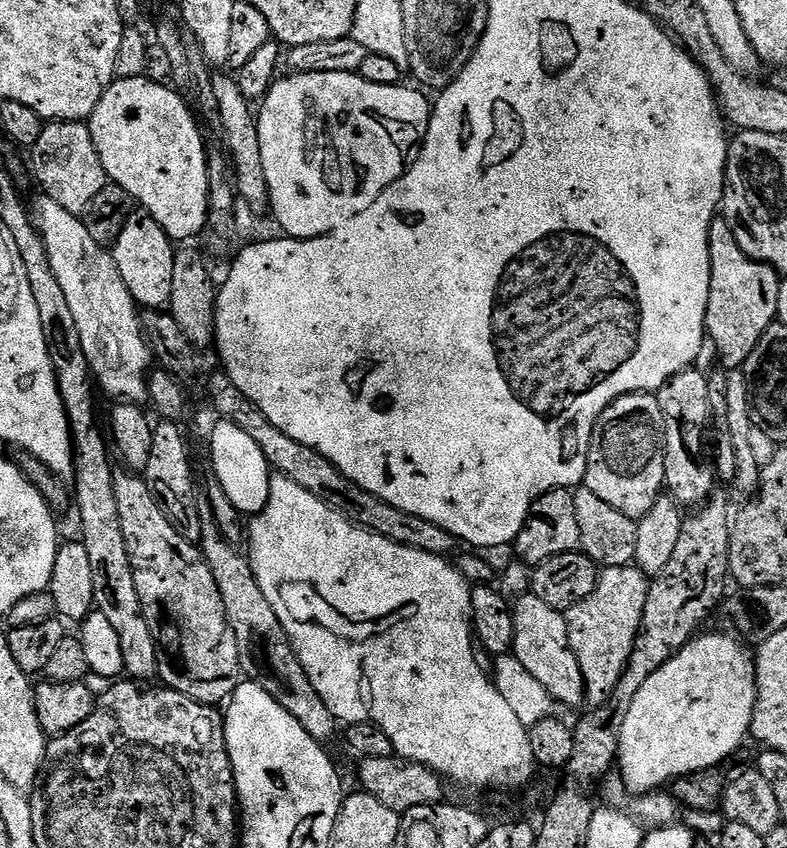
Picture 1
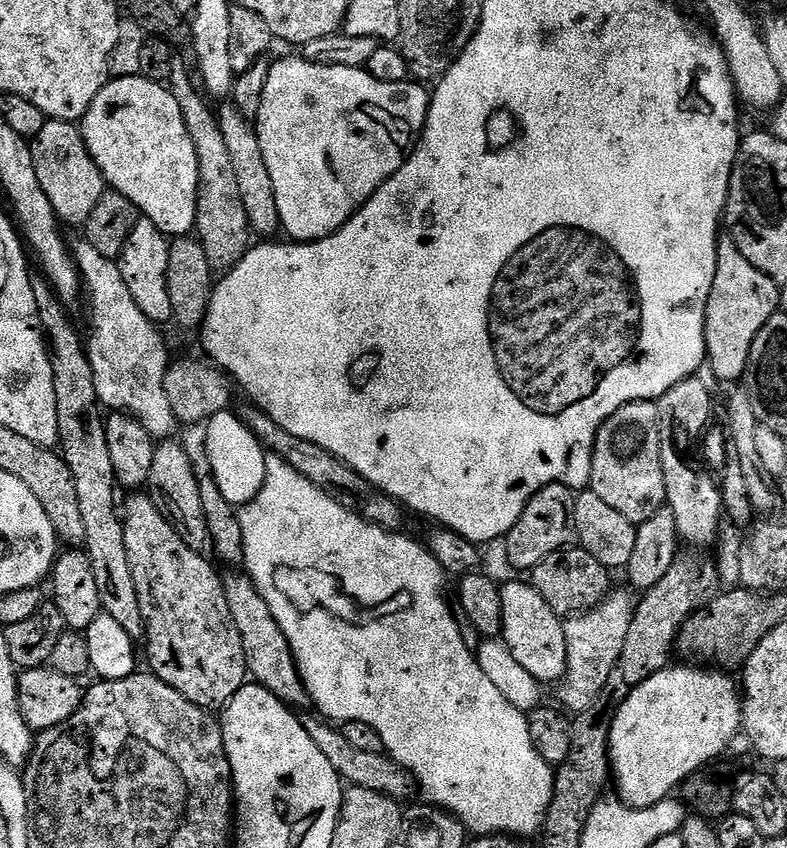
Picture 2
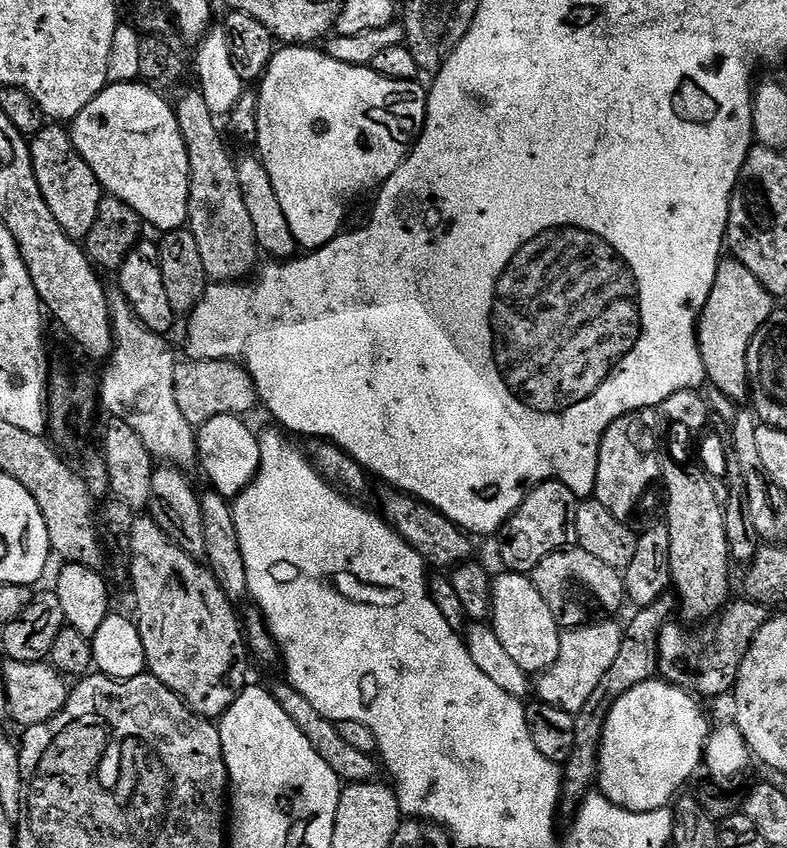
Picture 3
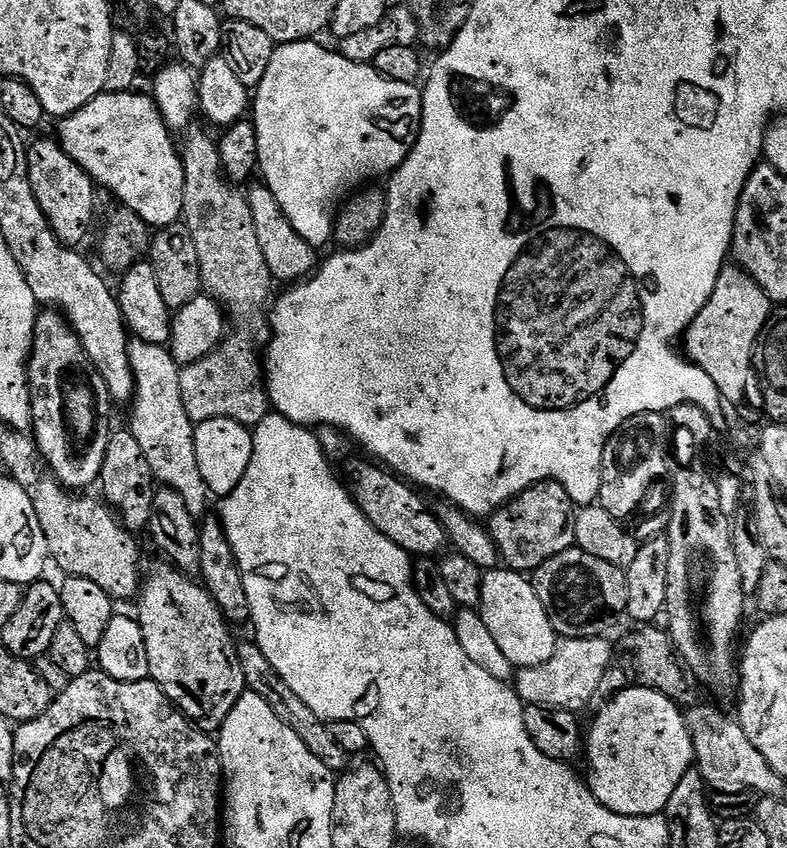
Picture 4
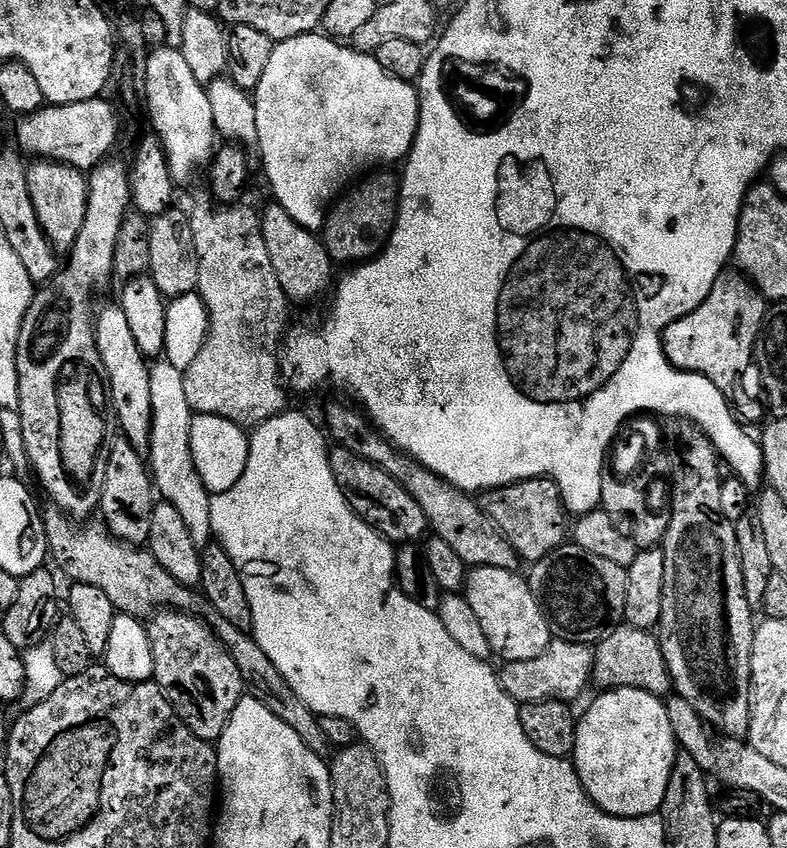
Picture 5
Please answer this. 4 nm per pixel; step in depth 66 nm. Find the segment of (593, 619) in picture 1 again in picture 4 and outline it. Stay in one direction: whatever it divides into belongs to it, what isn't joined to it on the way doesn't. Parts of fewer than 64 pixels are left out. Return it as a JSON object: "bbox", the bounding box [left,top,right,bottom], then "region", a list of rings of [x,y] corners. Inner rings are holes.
{"bbox":[514,638,613,714],"region":[[[578,638],[577,640],[561,639],[556,645],[550,662],[542,662],[542,666],[521,668],[515,673],[514,687],[525,705],[555,709],[568,709],[580,714],[588,703],[596,700],[598,682],[602,682],[602,674],[613,667],[612,648],[607,639]]]}

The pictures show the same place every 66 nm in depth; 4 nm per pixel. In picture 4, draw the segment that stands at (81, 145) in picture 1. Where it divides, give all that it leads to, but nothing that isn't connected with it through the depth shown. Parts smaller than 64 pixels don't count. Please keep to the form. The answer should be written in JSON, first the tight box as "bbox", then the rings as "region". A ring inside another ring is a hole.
{"bbox":[27,139,96,249],"region":[[[59,139],[36,140],[33,144],[31,141],[27,150],[30,186],[34,186],[34,196],[42,206],[42,214],[46,214],[50,228],[67,248],[79,249],[96,216],[96,181],[82,170],[82,166],[78,166],[78,162],[74,162],[74,158],[70,158],[70,154],[64,152]]]}

